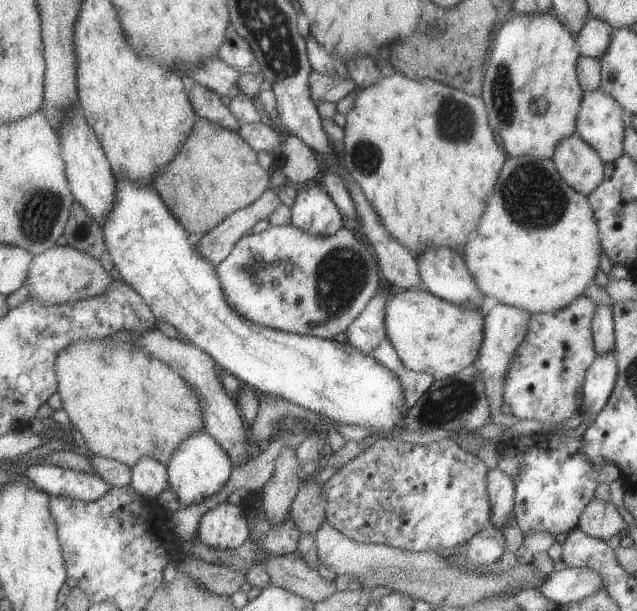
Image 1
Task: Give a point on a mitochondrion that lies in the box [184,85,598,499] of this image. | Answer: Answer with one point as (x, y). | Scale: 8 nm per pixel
(531, 194)

